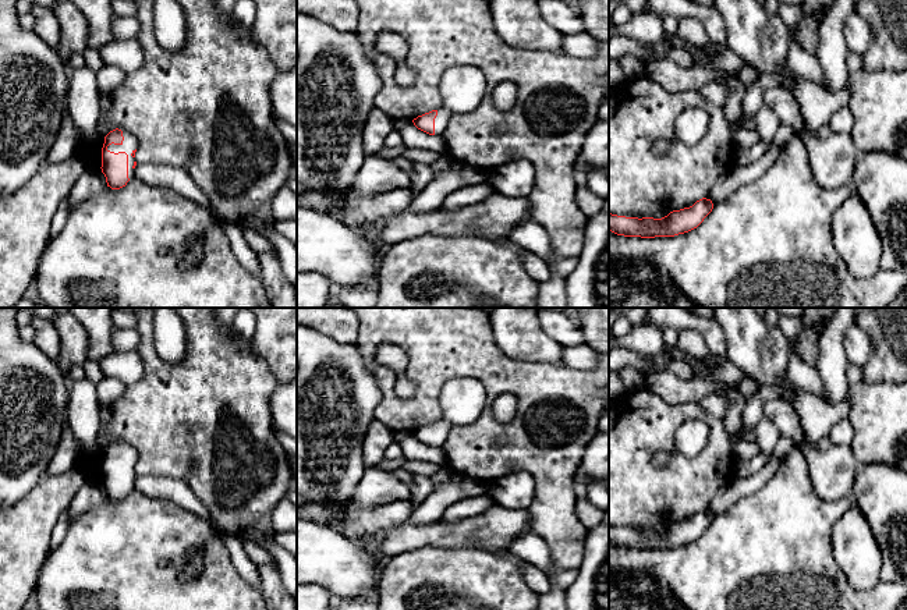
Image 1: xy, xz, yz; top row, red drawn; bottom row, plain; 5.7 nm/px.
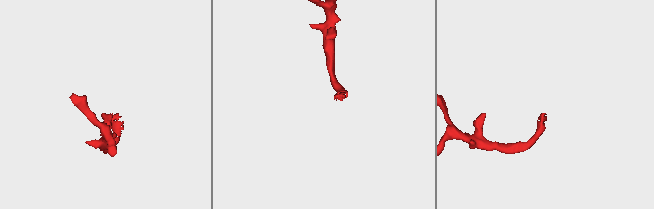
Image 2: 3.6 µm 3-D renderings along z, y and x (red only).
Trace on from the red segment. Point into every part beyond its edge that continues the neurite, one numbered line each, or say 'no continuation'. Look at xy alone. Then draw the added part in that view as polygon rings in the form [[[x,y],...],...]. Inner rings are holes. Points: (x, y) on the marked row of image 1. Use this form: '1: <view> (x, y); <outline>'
1: xy (130, 144); [[[123,131],[123,136],[124,136],[124,141],[121,145],[111,143],[107,146],[107,150],[114,153],[125,152],[128,155],[128,178],[131,181],[132,178],[135,178],[135,173],[132,169],[135,157],[132,157],[131,153],[138,148],[138,143],[135,136],[130,134],[128,131]]]

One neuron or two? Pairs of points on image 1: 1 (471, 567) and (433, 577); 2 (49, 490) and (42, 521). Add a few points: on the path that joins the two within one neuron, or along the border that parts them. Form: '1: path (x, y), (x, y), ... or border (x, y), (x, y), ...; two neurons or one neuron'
1: path (461, 577), (443, 577); one neuron
2: path (49, 497), (42, 507), (42, 514); one neuron

